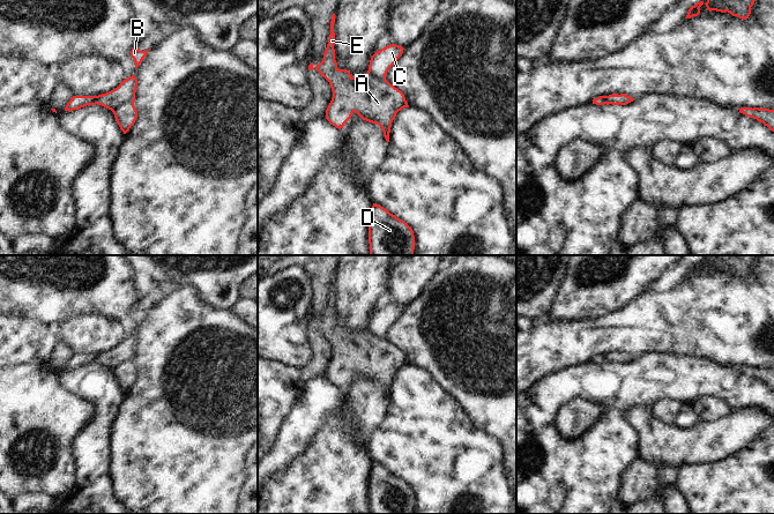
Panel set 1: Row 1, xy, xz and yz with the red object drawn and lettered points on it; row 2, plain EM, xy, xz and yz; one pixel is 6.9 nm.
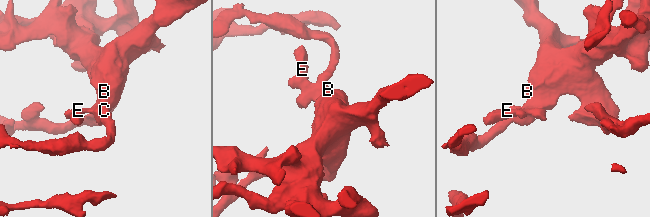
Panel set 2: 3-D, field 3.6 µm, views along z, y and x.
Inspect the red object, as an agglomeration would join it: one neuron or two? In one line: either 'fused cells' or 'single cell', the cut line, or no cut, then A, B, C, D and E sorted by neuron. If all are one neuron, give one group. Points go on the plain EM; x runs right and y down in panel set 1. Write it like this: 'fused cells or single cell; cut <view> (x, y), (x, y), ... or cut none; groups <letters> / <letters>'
single cell; cut none; groups A B C D E

